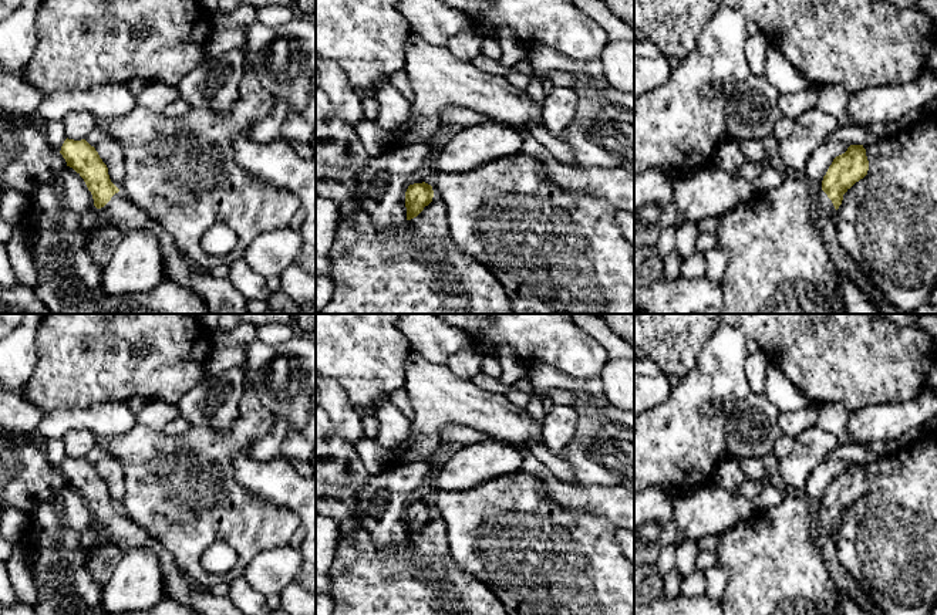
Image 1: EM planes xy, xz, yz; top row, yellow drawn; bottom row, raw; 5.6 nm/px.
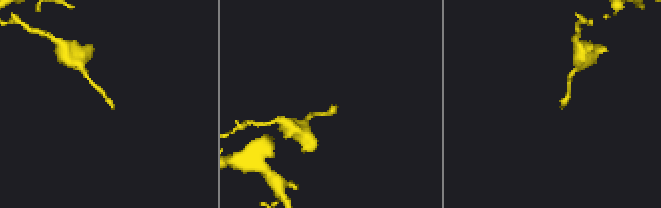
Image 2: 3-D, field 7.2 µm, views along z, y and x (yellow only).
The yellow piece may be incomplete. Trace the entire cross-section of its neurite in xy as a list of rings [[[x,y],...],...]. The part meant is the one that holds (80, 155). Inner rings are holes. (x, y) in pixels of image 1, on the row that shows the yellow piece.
[[[65,139],[60,153],[85,182],[94,206],[105,223],[121,232],[151,229],[159,237],[165,260],[165,277],[195,291],[206,304],[208,314],[249,314],[247,300],[229,278],[216,278],[209,270],[199,270],[175,247],[171,234],[148,213],[135,206],[111,182],[108,168],[85,139]]]

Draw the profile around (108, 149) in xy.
[[[107,136],[95,146],[95,151],[107,165],[111,182],[119,189],[125,176],[122,148],[117,141]]]

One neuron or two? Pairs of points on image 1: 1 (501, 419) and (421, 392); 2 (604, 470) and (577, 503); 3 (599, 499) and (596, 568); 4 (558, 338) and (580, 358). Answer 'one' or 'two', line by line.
1: one
2: two
3: two
4: one

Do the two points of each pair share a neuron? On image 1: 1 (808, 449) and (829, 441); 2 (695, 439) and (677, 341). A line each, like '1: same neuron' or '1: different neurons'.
1: same neuron
2: different neurons

